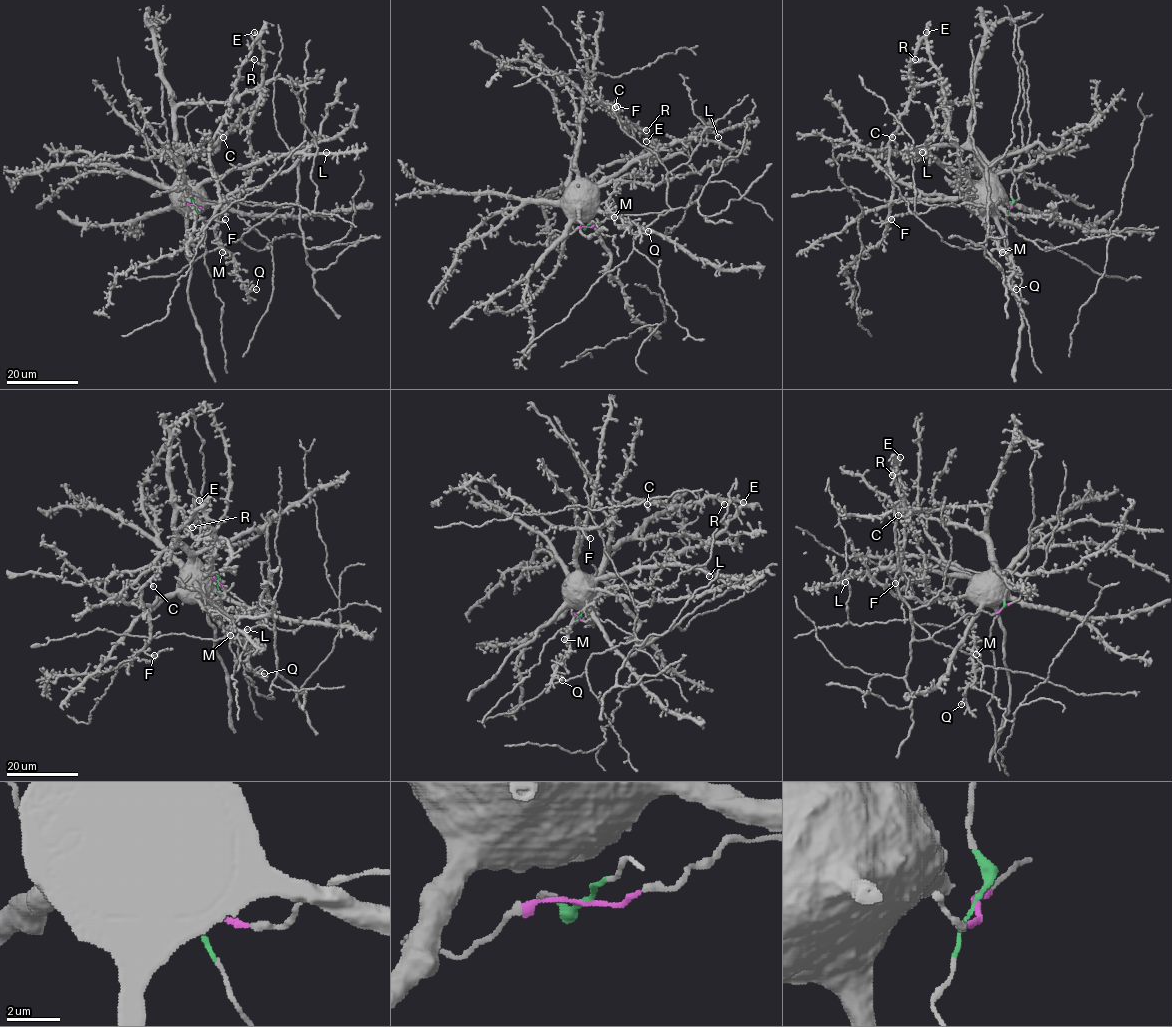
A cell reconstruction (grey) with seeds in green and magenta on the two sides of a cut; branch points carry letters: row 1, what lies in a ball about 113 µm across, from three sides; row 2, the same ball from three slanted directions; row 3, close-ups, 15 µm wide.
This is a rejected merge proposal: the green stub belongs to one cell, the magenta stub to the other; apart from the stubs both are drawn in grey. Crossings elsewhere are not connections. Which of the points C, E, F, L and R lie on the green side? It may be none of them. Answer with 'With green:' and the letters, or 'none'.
With green: L

